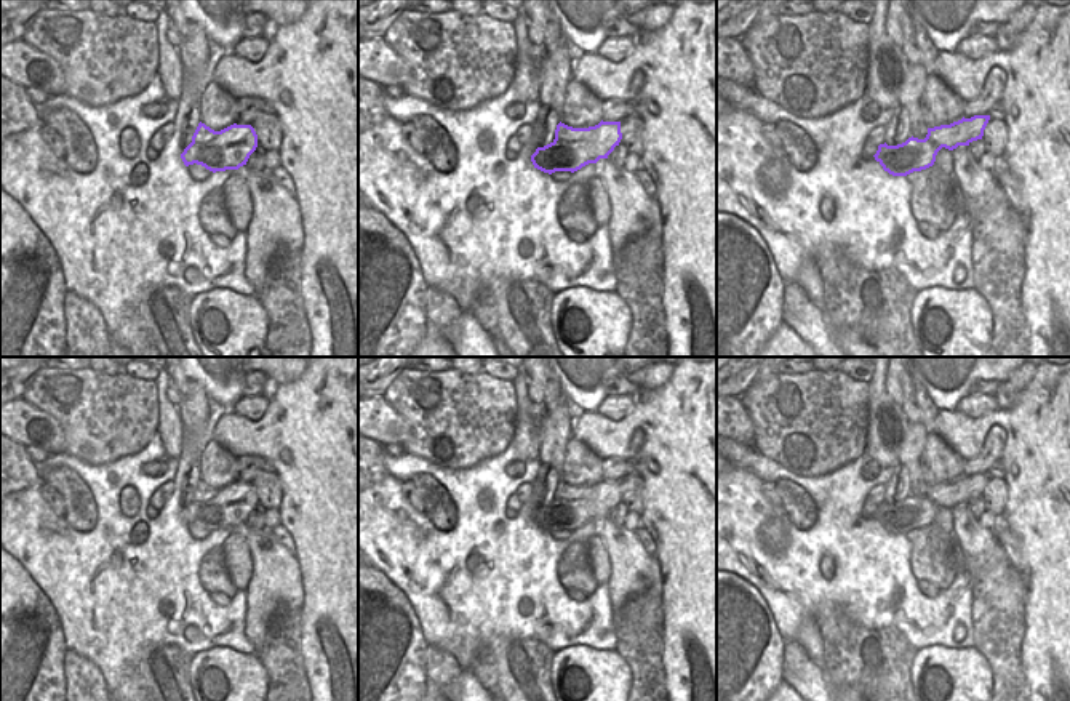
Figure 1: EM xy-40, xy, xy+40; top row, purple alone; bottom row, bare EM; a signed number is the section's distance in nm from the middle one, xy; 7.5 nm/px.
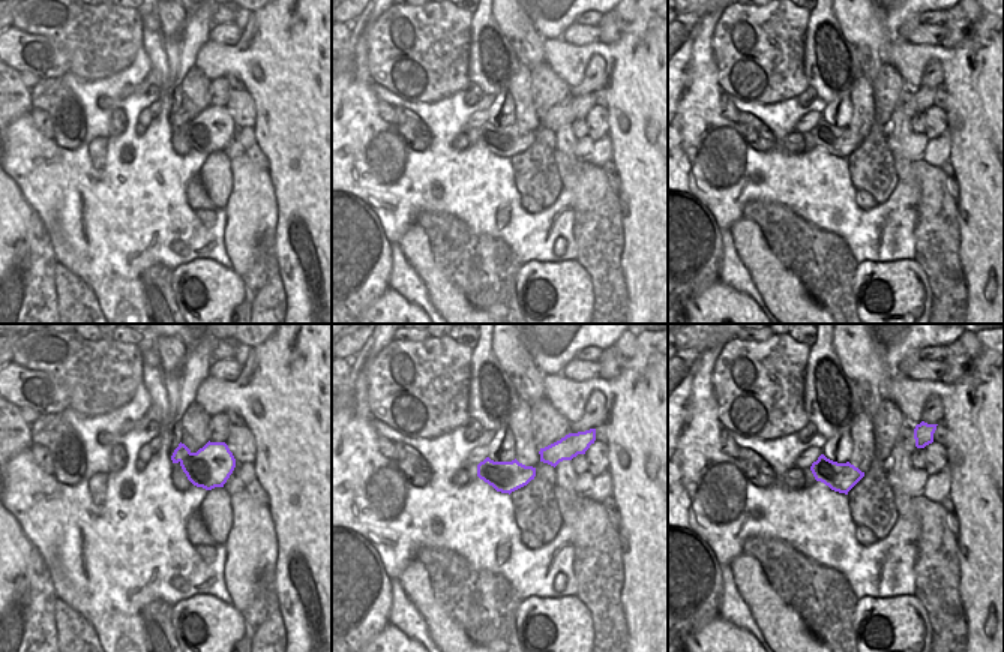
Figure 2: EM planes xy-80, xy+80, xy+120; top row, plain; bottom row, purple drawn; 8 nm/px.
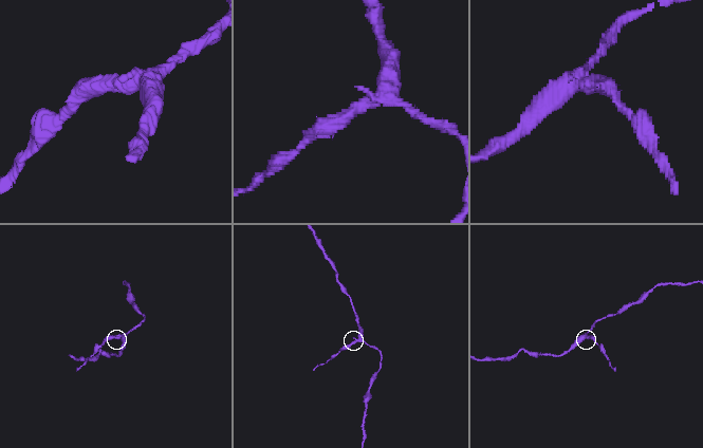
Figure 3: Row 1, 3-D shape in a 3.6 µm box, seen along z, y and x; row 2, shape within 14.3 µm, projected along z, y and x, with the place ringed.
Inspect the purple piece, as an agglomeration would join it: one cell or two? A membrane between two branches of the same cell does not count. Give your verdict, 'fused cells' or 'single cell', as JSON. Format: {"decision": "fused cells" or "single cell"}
{"decision": "fused cells"}

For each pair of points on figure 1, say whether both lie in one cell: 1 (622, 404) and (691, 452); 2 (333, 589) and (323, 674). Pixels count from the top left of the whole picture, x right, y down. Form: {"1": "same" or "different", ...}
{"1": "different", "2": "same"}

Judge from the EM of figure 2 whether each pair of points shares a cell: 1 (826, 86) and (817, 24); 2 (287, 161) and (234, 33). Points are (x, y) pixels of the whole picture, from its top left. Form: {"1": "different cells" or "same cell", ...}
{"1": "same cell", "2": "different cells"}

